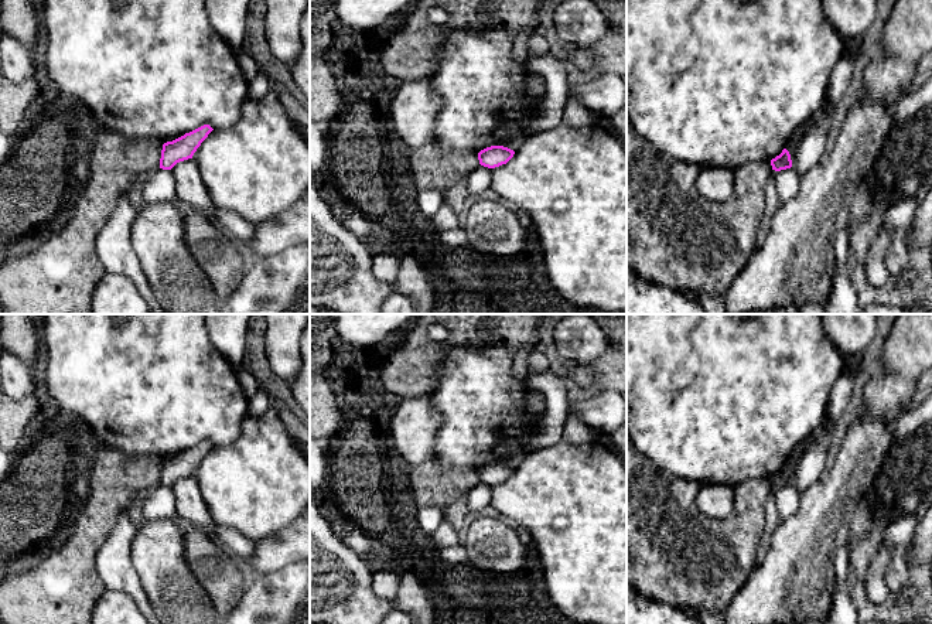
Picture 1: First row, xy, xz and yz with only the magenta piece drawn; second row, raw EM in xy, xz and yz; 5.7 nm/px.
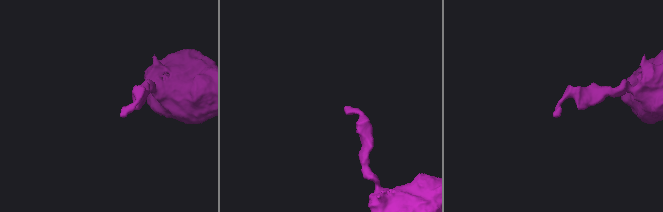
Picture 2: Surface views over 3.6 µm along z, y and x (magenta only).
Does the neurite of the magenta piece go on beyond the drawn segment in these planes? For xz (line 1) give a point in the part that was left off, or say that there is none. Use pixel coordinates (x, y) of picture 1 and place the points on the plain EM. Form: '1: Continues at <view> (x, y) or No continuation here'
1: No continuation here

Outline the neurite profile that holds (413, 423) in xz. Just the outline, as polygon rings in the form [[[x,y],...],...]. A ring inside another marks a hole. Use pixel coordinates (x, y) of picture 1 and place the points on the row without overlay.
[[[429,395],[399,399],[388,413],[389,433],[397,453],[412,467],[433,457],[436,434],[443,423]]]

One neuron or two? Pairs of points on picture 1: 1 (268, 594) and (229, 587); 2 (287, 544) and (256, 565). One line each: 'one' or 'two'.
1: two
2: one

